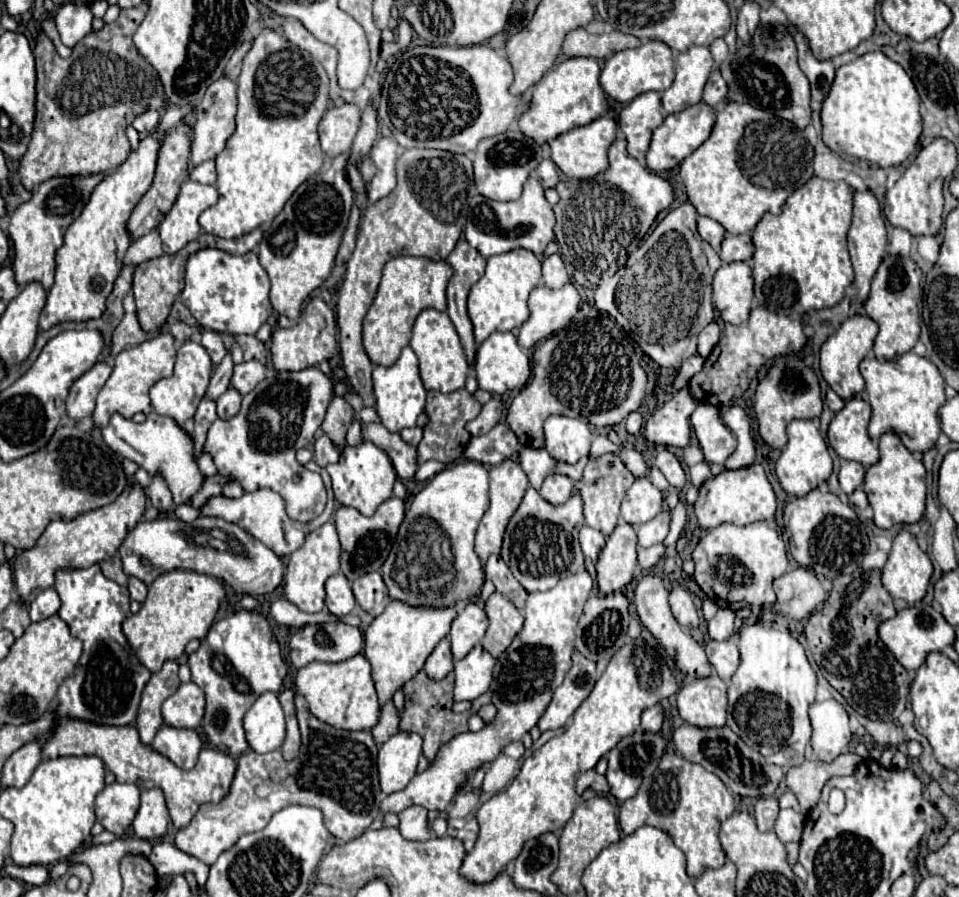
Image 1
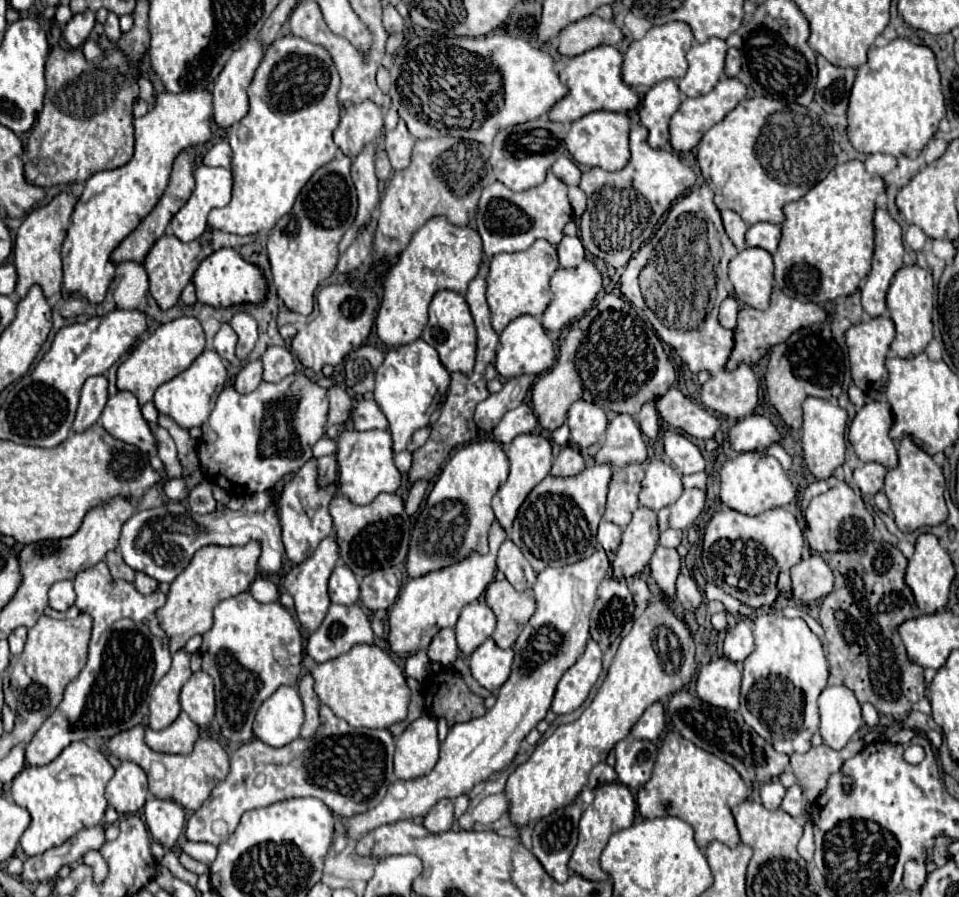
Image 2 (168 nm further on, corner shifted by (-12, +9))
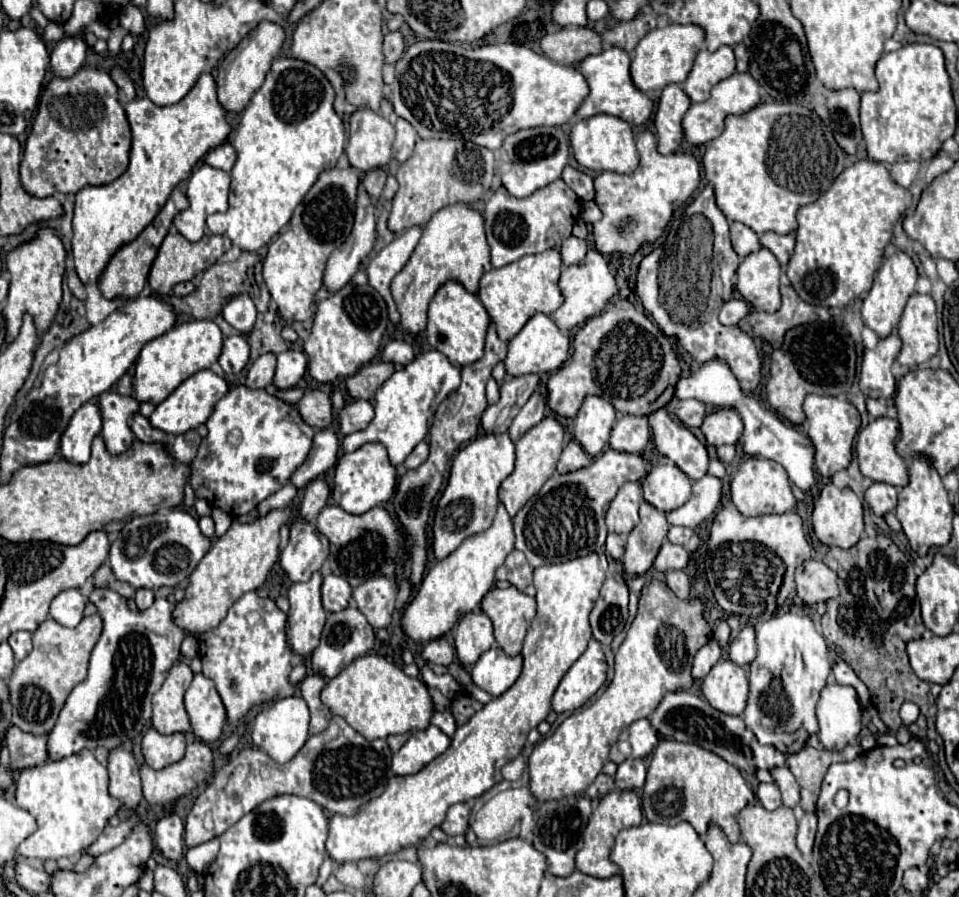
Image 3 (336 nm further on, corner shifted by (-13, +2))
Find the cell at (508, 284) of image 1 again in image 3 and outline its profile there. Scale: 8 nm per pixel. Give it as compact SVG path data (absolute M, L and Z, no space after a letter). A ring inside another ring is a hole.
M556 249L542 251L538 255L526 255L506 267L490 269L480 279L480 301L492 317L498 337L502 341L510 341L530 317L536 313L552 315L562 305L562 295L558 289L558 277L562 271L562 259Z

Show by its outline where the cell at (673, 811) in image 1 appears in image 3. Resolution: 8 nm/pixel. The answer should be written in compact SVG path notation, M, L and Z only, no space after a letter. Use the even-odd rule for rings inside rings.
M662 739L654 749L644 793L646 801L642 795L642 809L646 807L648 821L664 825L688 821L702 839L706 839L710 825L718 825L730 843L740 841L740 829L736 823L738 811L754 801L752 789L736 767L694 743L680 743L674 739Z

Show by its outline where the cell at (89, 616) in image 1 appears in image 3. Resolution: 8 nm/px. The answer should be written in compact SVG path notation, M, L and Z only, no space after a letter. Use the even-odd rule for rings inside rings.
M94 587L88 603L96 605L104 629L92 649L86 679L72 689L60 711L56 725L48 733L48 759L64 759L82 749L120 747L136 739L150 721L150 699L162 687L170 667L180 657L180 645L186 637L172 623L172 609L166 599L158 599L146 611L130 611L128 601L108 587Z

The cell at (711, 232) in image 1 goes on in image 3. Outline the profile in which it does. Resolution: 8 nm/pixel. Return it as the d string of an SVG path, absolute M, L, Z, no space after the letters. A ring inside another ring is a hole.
M736 221L730 223L730 235L732 235L732 247L734 247L734 251L738 253L740 259L744 259L746 255L760 249L758 235L742 223L736 223Z

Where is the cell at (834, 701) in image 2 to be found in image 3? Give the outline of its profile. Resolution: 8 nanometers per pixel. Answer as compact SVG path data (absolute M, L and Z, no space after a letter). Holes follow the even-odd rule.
M826 685L816 705L816 715L820 723L818 739L828 751L842 751L860 735L862 707L854 687Z

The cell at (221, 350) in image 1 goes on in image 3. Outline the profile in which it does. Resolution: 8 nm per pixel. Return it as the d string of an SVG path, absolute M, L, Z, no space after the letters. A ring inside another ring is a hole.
M230 335L224 339L222 353L218 357L224 373L240 373L250 359L250 347L244 335Z

